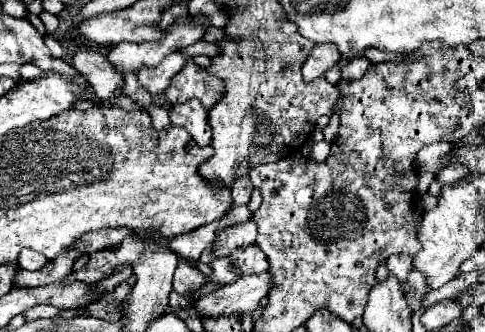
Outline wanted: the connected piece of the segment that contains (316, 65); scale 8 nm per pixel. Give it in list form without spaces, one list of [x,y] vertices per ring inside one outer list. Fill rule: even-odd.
[[[317,44],[303,64],[303,78],[313,80],[323,76],[327,68],[331,68],[339,58],[341,54],[337,52],[335,44]]]

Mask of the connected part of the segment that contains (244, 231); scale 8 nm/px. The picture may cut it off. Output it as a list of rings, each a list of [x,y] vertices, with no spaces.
[[[247,220],[247,222],[233,224],[233,226],[227,226],[223,230],[217,230],[215,234],[217,234],[217,238],[215,238],[213,246],[203,250],[203,254],[199,258],[203,264],[211,264],[215,258],[223,258],[235,248],[253,244],[255,238],[257,238],[257,228],[255,228],[253,220]]]

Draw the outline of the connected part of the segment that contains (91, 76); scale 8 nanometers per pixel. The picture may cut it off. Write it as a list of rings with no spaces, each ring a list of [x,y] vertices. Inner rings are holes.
[[[79,50],[73,56],[73,68],[87,78],[99,98],[117,98],[123,94],[125,78],[123,74],[107,60],[107,56],[93,50]]]

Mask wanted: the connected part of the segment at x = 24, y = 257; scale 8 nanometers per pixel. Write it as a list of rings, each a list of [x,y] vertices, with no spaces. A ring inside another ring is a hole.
[[[29,248],[21,250],[17,256],[17,266],[23,270],[39,270],[41,266],[45,266],[45,262],[47,262],[47,258],[43,258],[43,254],[37,254]]]

